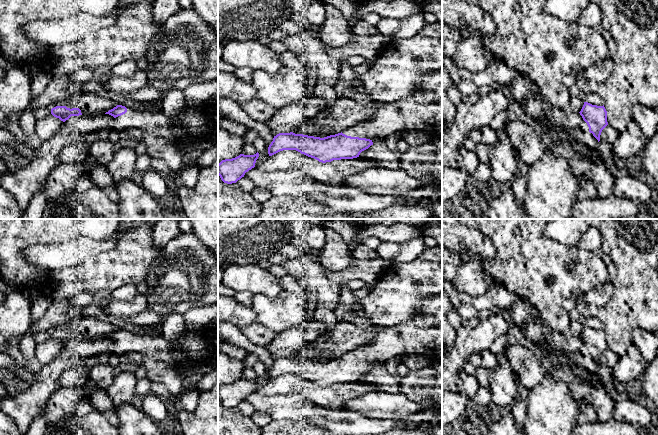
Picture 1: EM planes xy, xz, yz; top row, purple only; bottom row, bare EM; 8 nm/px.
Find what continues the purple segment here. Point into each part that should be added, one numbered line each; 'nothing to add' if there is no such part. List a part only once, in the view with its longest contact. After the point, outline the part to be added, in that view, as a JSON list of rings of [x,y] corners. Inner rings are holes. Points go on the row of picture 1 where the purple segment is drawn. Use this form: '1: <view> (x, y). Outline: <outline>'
1: xz (422, 111). Outline: [[[442,70],[424,74],[411,96],[392,103],[379,103],[368,120],[349,127],[342,133],[372,140],[385,139],[392,133],[407,131],[424,131],[434,136],[442,136]]]

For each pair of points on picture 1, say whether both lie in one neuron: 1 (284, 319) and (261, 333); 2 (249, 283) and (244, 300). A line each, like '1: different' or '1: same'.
1: different
2: different

